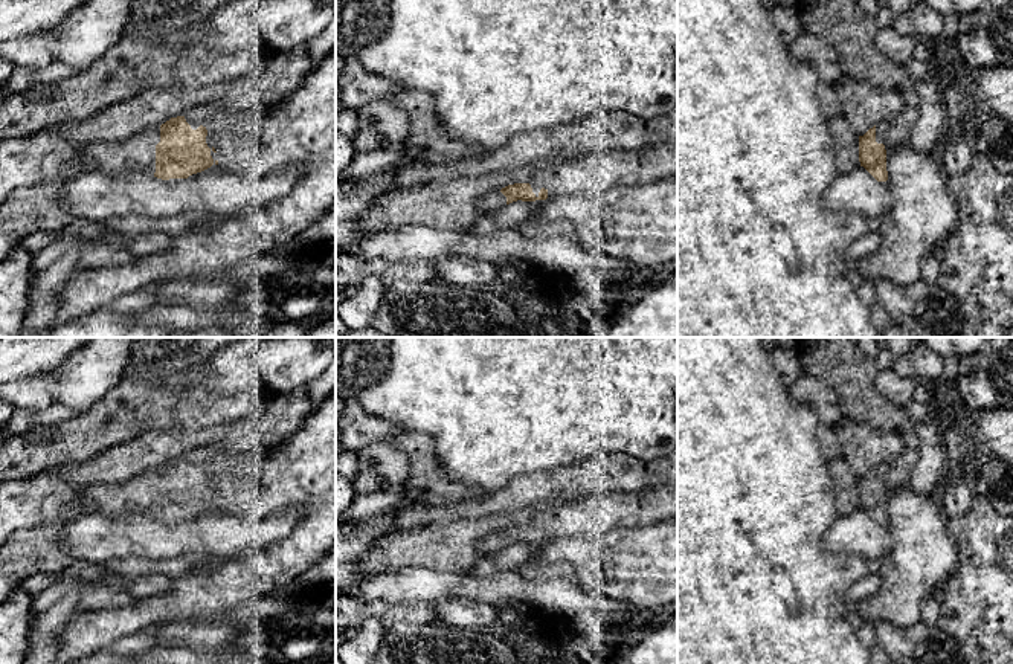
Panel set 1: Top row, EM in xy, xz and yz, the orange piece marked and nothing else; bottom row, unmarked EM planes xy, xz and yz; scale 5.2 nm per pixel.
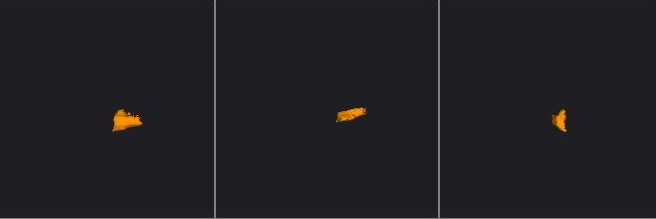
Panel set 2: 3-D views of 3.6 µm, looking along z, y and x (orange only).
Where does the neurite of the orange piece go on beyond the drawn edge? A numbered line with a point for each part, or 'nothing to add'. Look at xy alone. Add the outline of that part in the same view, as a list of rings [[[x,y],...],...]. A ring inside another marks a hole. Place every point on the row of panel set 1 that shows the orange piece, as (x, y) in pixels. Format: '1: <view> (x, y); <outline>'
1: xy (28, 209); [[[160,127],[148,128],[121,142],[93,142],[66,180],[52,180],[15,188],[0,205],[0,263],[26,237],[37,230],[59,230],[72,223],[72,215],[59,205],[64,185],[85,172],[122,176],[156,172],[156,145]]]

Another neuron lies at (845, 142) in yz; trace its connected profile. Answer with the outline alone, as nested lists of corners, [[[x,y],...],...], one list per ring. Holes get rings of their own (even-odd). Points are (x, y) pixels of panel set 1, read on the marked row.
[[[844,116],[828,118],[828,134],[838,172],[848,172],[859,166],[859,136],[850,122]]]

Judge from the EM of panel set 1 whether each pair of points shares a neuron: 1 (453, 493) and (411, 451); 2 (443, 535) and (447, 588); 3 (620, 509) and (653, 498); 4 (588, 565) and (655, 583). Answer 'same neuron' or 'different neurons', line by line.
1: same neuron
2: different neurons
3: same neuron
4: same neuron

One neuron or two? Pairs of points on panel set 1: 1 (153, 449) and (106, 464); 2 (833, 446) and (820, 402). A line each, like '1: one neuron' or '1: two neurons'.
1: one neuron
2: one neuron

